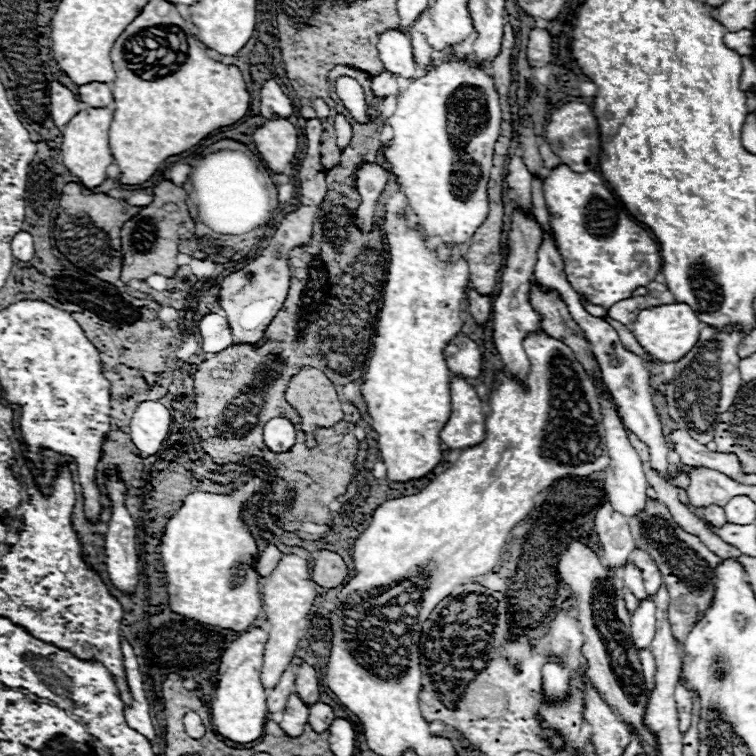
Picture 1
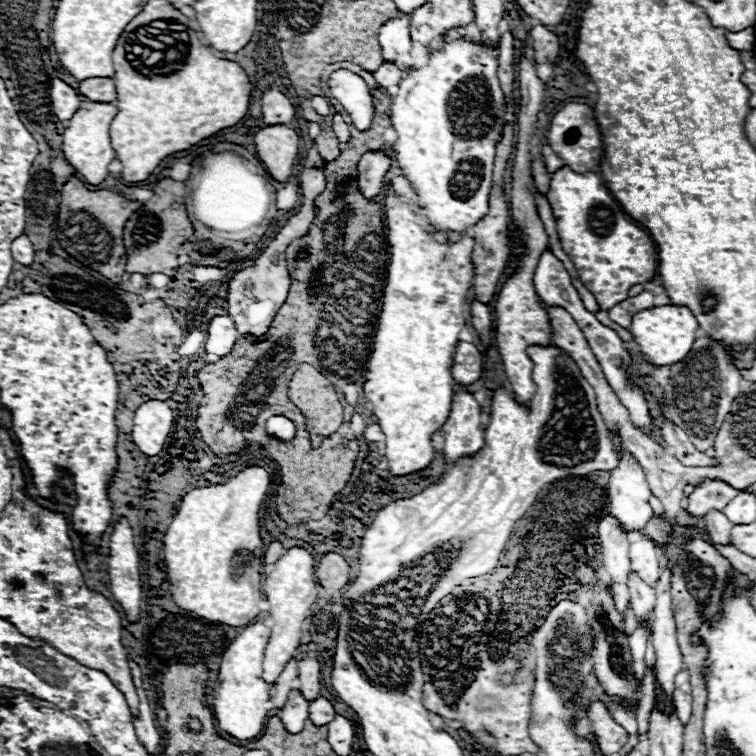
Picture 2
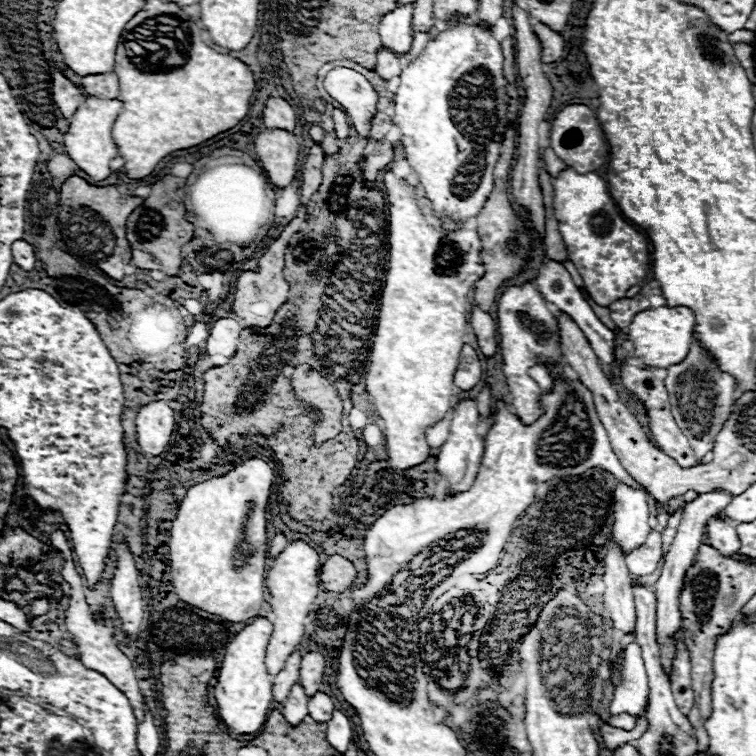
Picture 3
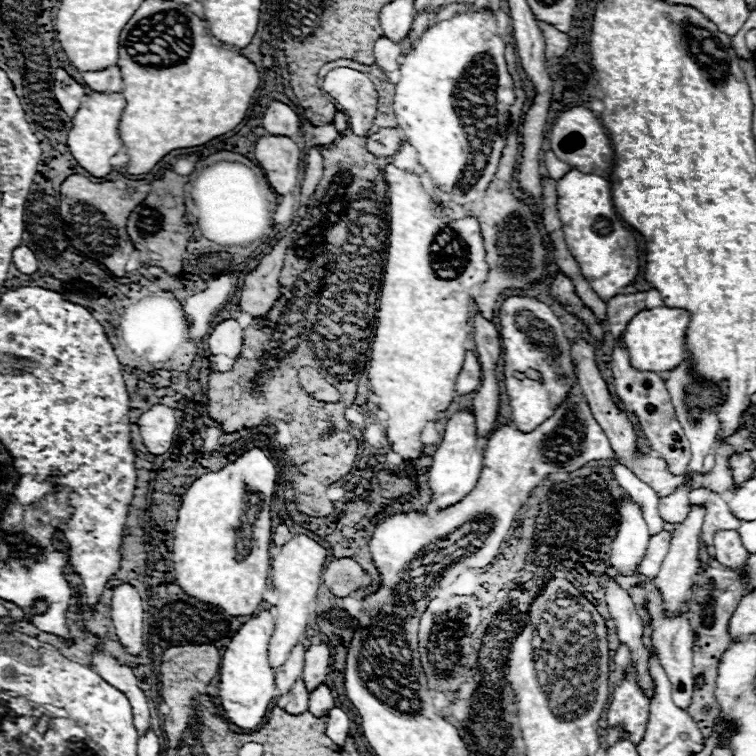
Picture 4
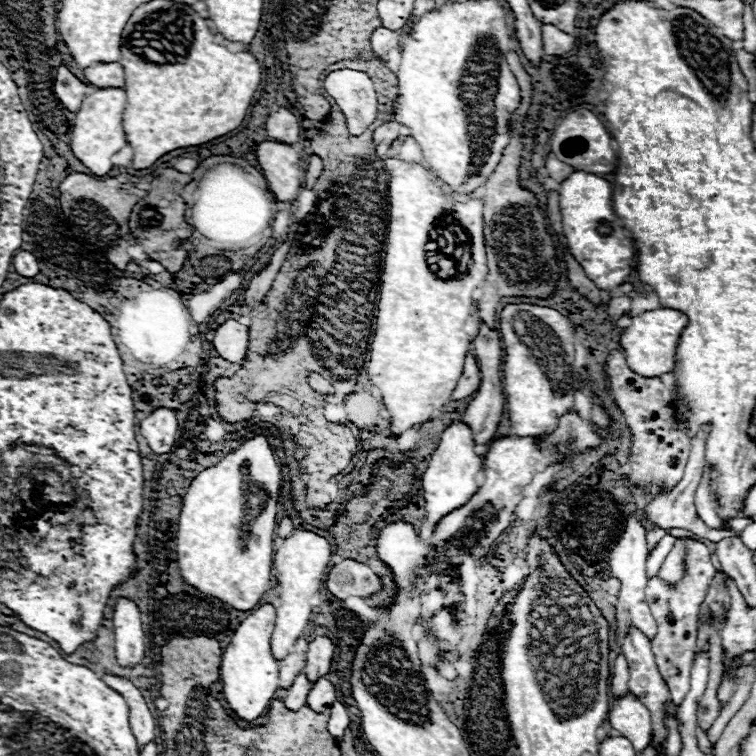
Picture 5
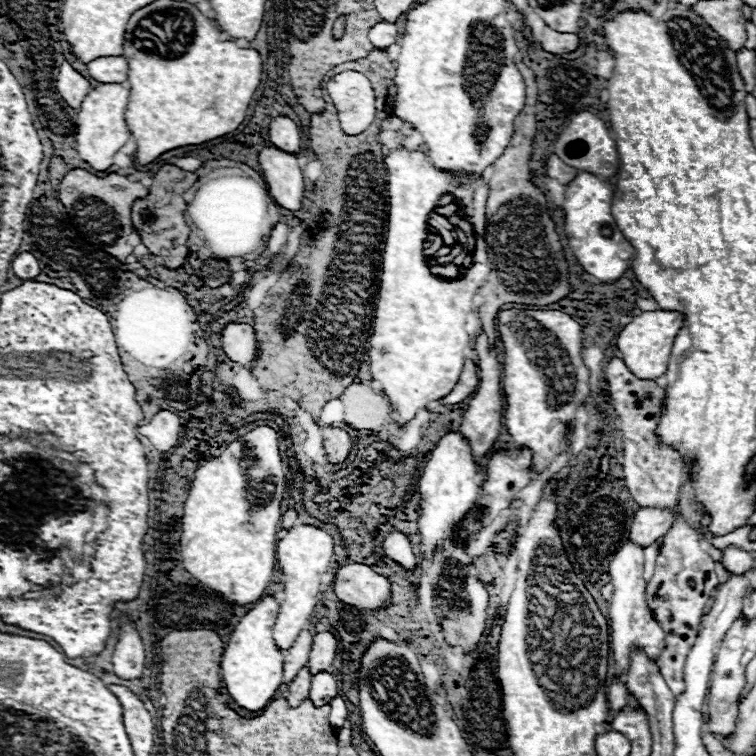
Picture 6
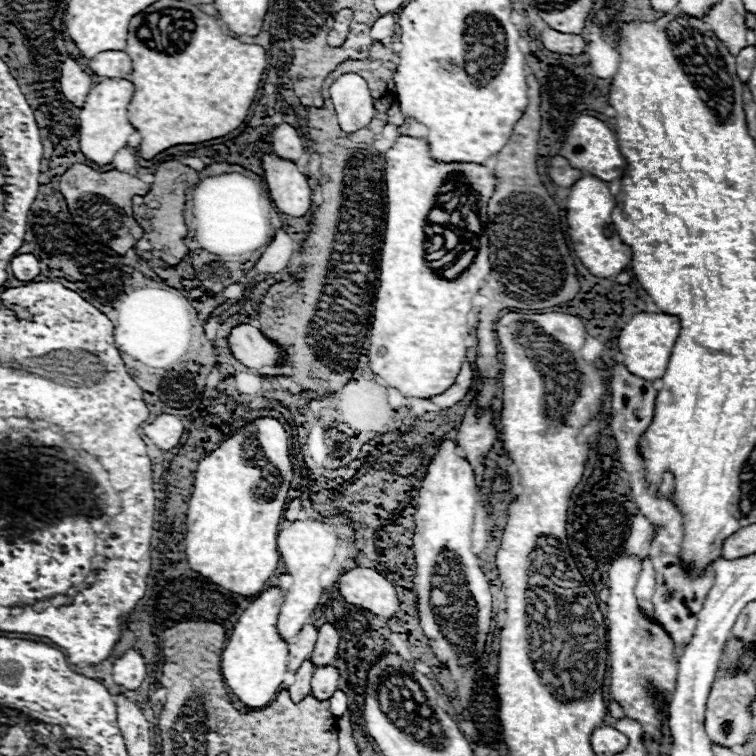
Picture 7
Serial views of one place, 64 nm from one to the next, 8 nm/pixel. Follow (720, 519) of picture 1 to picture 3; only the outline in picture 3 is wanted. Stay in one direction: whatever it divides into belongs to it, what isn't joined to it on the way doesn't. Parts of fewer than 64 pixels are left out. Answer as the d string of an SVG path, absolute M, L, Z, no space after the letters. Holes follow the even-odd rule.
M710 518L706 524L706 536L708 536L708 544L712 544L712 548L716 548L722 556L732 556L736 552L740 552L740 540L736 534L736 528L730 522L720 522L716 518Z

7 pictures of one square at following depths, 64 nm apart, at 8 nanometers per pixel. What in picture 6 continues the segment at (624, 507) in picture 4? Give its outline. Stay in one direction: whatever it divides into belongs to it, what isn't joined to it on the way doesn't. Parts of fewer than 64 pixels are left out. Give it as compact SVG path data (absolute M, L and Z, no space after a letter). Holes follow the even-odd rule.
M624 542L618 548L618 552L612 556L608 572L610 572L610 582L614 584L614 594L608 600L608 604L610 604L610 648L612 648L616 668L626 678L628 668L630 668L632 646L638 644L656 662L658 656L662 654L662 650L666 648L666 634L658 626L658 622L654 620L654 616L652 616L652 612L646 604L646 596L644 596L646 586L644 586L644 580L642 580L644 550L640 546Z

